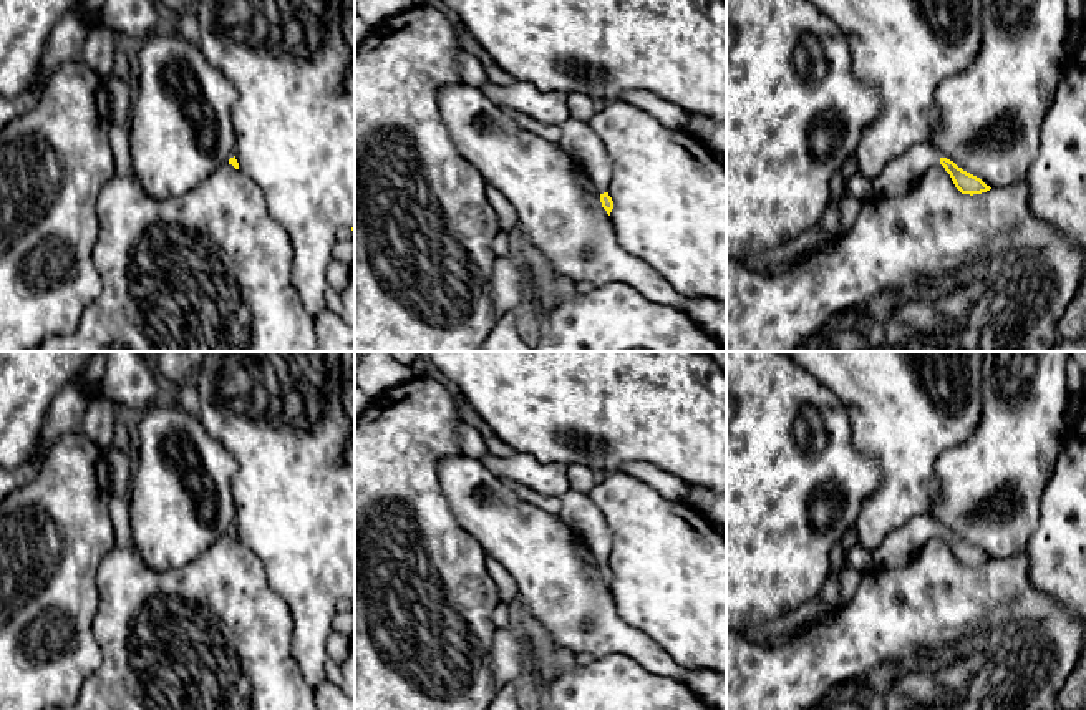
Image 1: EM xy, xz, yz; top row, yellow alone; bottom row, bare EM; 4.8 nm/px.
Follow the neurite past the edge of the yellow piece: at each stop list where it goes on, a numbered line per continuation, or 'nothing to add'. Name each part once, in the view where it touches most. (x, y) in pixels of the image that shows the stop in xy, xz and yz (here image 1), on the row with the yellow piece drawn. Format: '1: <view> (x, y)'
1: xz (577, 140)

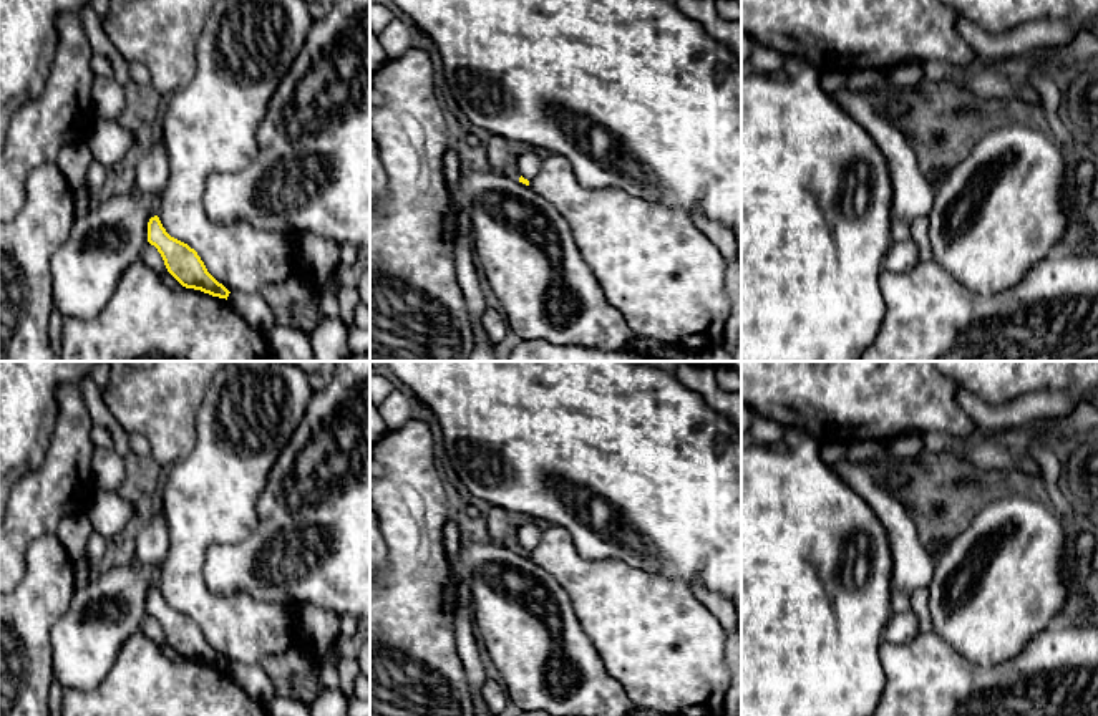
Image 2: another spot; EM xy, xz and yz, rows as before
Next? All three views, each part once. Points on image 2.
1: xz (501, 159)

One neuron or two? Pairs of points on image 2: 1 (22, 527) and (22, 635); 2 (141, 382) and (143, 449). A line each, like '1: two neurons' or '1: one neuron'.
1: two neurons
2: two neurons

